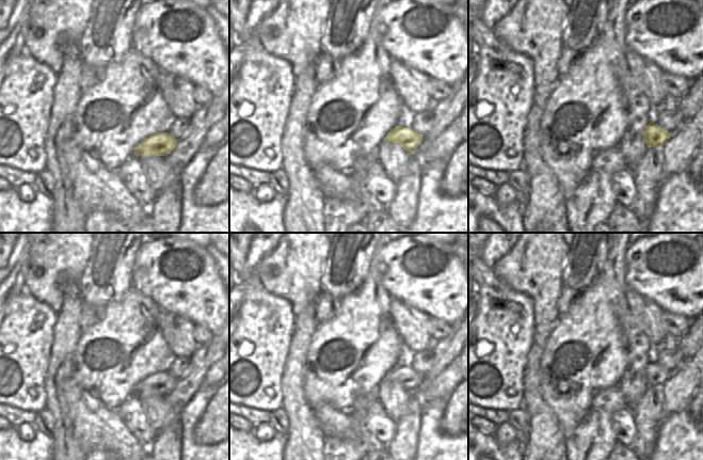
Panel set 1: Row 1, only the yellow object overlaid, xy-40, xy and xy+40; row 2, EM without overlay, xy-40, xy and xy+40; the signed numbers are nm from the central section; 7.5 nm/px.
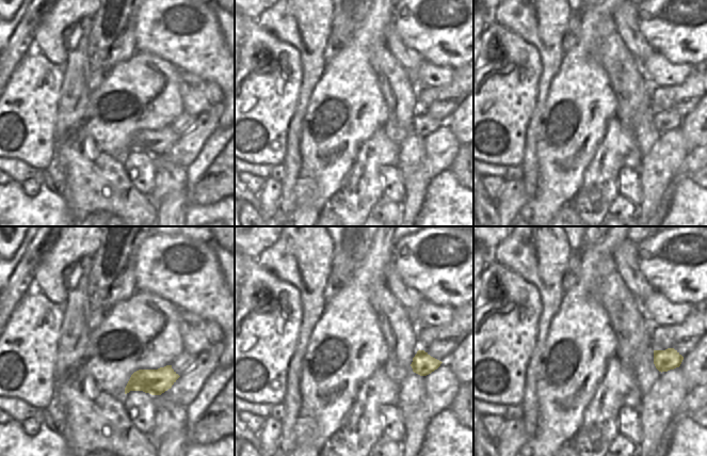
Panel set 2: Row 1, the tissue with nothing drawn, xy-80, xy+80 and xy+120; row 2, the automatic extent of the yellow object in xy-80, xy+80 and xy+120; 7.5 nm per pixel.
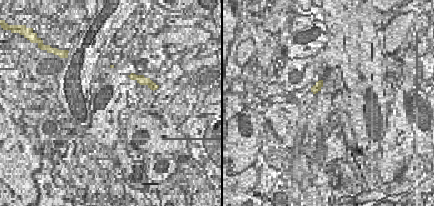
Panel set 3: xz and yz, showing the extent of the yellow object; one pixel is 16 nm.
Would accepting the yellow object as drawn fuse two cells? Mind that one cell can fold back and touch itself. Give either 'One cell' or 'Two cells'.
One cell.

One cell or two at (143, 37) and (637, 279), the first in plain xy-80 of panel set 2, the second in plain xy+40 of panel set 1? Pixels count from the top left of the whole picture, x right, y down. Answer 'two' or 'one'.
one

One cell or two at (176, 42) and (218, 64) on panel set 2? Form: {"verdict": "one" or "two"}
{"verdict": "one"}

